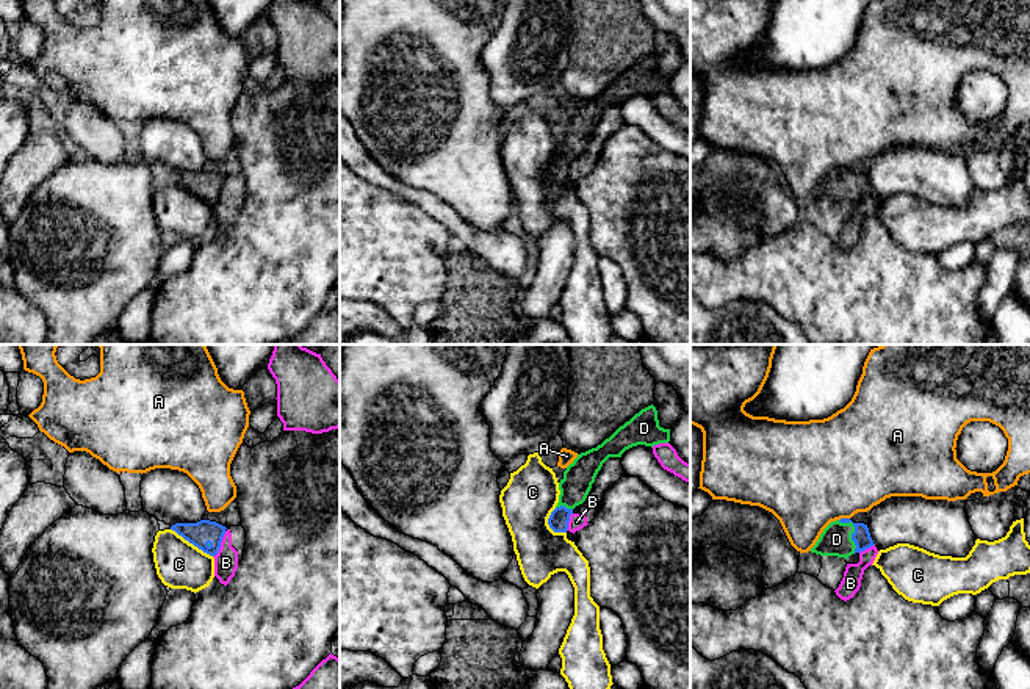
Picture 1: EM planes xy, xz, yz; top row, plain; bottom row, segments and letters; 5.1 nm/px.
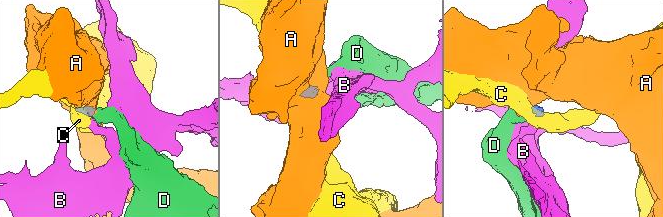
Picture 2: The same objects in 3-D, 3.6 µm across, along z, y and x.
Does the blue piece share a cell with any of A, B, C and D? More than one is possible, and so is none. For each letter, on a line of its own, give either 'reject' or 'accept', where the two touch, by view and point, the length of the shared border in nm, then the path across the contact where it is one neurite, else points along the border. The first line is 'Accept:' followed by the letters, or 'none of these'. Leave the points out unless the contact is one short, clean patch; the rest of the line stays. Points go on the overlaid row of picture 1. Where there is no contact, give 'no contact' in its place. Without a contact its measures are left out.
Accept: D
A: reject; meets blue in yz at (844, 519); contact 60 nm long; border along yz (849, 517), (839, 520)
B: reject; meets blue in xy at (219, 544); contact 150 nm long; border along xy (226, 531), (221, 547), (213, 556)
C: reject; meets blue in xy at (191, 542); contact 260 nm long; border along xy (171, 528), (212, 556)
D: accept; meets blue in yz at (855, 531); contact 190 nm long; runs through yz (861, 536), (855, 531), (849, 537), (836, 539)

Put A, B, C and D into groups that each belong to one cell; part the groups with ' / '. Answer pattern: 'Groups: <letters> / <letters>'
Groups: A / B / C / D

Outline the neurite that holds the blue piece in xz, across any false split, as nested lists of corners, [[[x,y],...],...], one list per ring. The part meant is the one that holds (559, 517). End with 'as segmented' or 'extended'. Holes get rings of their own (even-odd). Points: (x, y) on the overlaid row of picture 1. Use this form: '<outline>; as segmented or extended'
[[[651,404],[620,426],[601,445],[578,454],[559,482],[559,503],[548,518],[549,528],[554,532],[567,532],[573,509],[585,501],[598,471],[609,457],[621,457],[626,449],[637,445],[653,448],[668,442],[670,429],[659,426],[657,410]]]; extended

